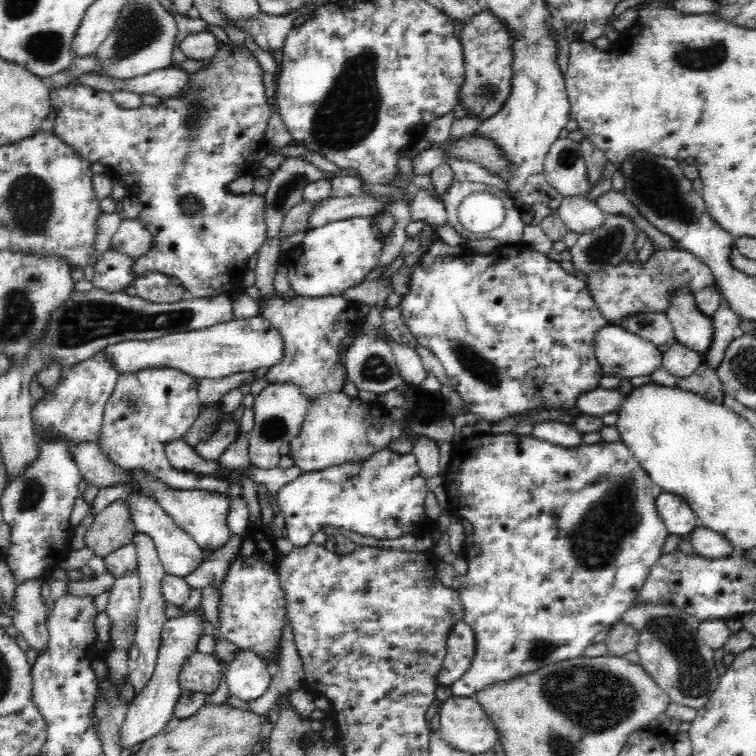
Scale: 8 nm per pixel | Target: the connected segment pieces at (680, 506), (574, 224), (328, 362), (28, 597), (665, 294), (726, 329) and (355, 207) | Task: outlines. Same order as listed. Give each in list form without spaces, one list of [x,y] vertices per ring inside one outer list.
[[[661,493],[655,503],[658,515],[662,518],[667,532],[672,535],[688,536],[701,526],[696,514],[678,495]]]
[[[585,196],[563,197],[559,205],[557,215],[568,227],[569,232],[577,232],[581,235],[603,227],[606,214],[597,203],[588,200]]]
[[[270,296],[260,302],[262,317],[279,330],[285,343],[285,356],[271,366],[265,376],[269,384],[292,383],[313,401],[320,395],[342,393],[347,378],[344,356],[349,346],[342,346],[344,338],[363,335],[366,316],[358,314],[356,306],[345,300],[322,297]]]
[[[32,579],[16,587],[15,611],[12,615],[14,627],[38,655],[47,649],[50,641],[46,608],[40,596],[42,584],[42,579]]]
[[[659,248],[658,252],[653,252],[644,268],[624,261],[618,266],[589,274],[587,286],[592,300],[610,325],[636,313],[664,313],[678,289],[687,289],[694,294],[712,286],[718,289],[710,267],[706,263],[702,264],[701,260],[696,260],[690,251]]]
[[[724,300],[720,303],[718,310],[713,314],[713,343],[710,345],[709,353],[704,358],[704,362],[714,371],[720,364],[726,346],[733,341],[734,328],[738,326],[739,317],[729,307],[729,303]]]
[[[370,196],[328,197],[316,202],[308,214],[306,232],[337,220],[368,217],[384,212],[384,201]]]

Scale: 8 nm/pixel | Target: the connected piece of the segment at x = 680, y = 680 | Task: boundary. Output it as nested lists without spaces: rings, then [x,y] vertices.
[[[632,603],[620,621],[638,632],[639,664],[670,697],[670,702],[696,710],[706,706],[719,685],[720,675],[714,665],[714,649],[698,636],[701,624],[698,618],[674,605]]]

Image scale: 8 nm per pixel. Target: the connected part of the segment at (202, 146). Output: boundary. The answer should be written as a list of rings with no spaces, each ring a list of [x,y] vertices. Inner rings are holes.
[[[220,46],[212,56],[212,60],[208,62],[208,68],[200,68],[191,74],[191,79],[188,80],[188,84],[183,88],[183,91],[178,96],[170,97],[168,100],[164,100],[160,106],[156,108],[150,108],[150,106],[138,107],[138,110],[126,110],[121,106],[118,106],[114,99],[111,97],[111,93],[104,92],[102,90],[95,90],[85,85],[80,86],[68,86],[62,88],[55,88],[51,92],[51,104],[52,109],[57,110],[57,116],[55,118],[55,127],[52,130],[58,138],[62,140],[67,146],[70,146],[83,160],[93,164],[94,162],[100,162],[105,164],[110,169],[114,169],[114,172],[118,172],[120,180],[124,180],[125,188],[129,193],[133,193],[140,198],[140,202],[143,204],[143,209],[139,213],[139,221],[151,232],[152,245],[151,249],[146,254],[139,256],[134,260],[134,266],[131,267],[131,272],[135,274],[135,277],[141,277],[142,274],[148,273],[150,270],[157,270],[159,273],[166,274],[167,277],[171,277],[186,291],[189,297],[206,298],[216,297],[220,294],[235,294],[238,290],[242,290],[241,280],[244,276],[244,272],[247,271],[247,260],[260,250],[262,244],[266,239],[266,223],[265,223],[265,198],[262,196],[256,196],[256,193],[246,193],[239,195],[237,193],[232,194],[230,192],[231,182],[234,182],[239,176],[246,175],[246,172],[252,172],[246,168],[246,158],[251,154],[254,154],[256,150],[264,148],[264,130],[266,130],[266,124],[268,118],[270,118],[270,108],[266,104],[266,94],[264,94],[264,84],[262,82],[262,72],[259,64],[256,64],[253,52],[251,50],[244,50],[244,52],[238,52],[238,48],[234,46],[230,52],[226,50],[228,46]],[[186,194],[193,194],[196,198],[199,198],[201,209],[193,215],[186,215],[180,211],[180,203],[178,200]]]

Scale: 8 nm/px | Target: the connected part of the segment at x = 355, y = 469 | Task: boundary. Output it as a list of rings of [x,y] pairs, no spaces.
[[[384,448],[362,462],[346,460],[324,470],[302,473],[277,492],[276,499],[285,519],[286,537],[295,547],[301,547],[326,526],[376,540],[420,534],[428,527],[424,510],[428,490],[412,453],[399,454]]]

